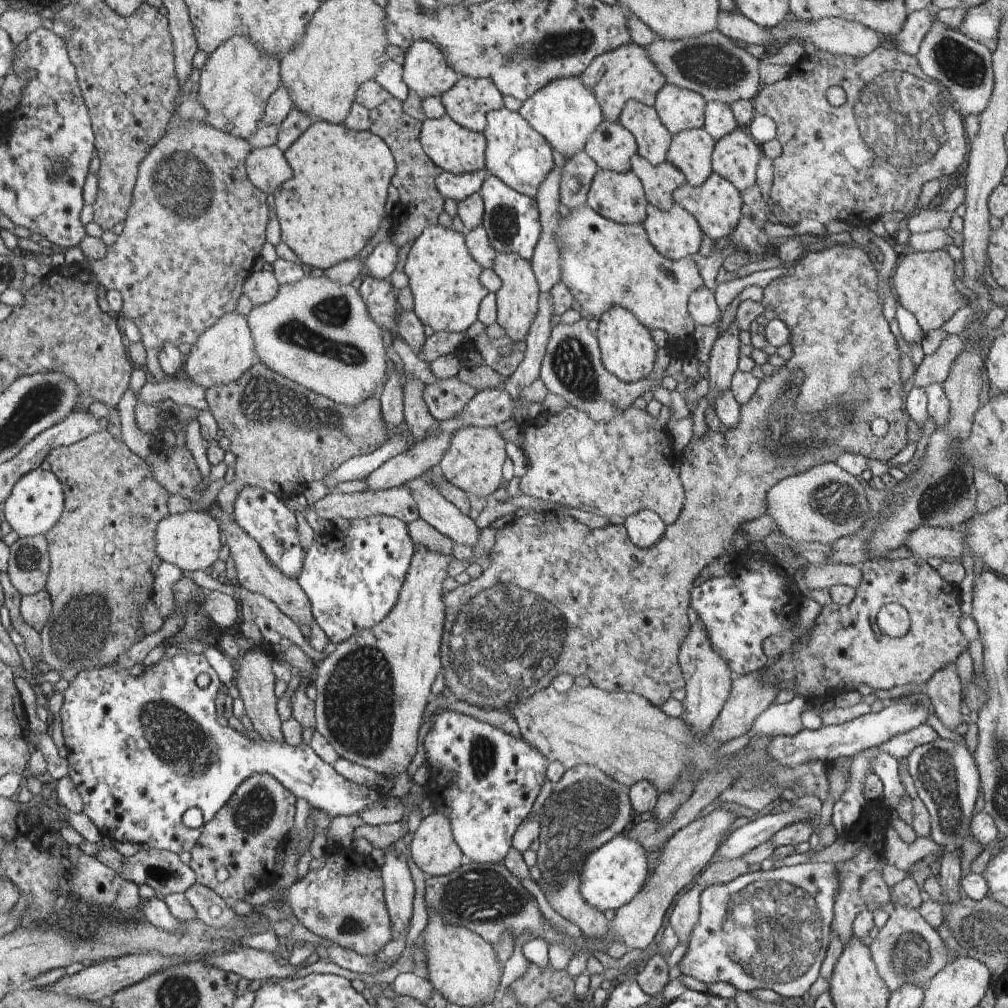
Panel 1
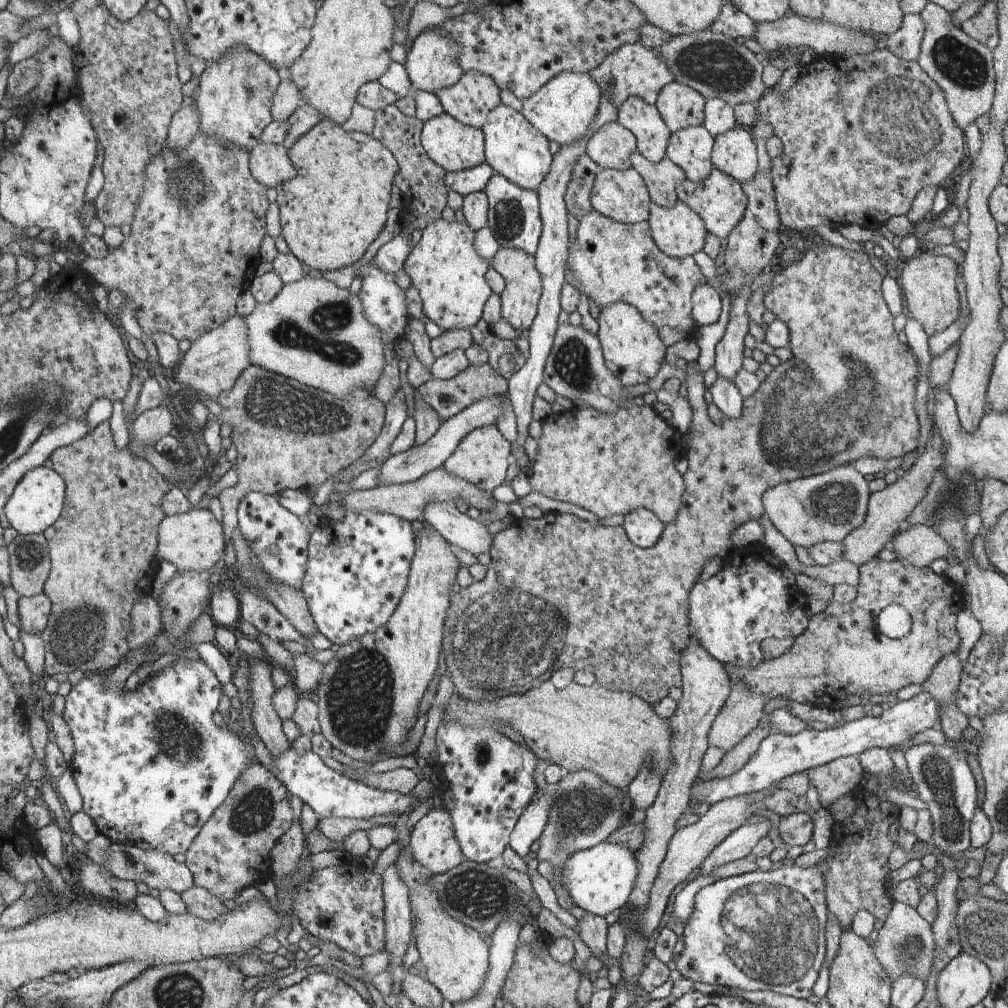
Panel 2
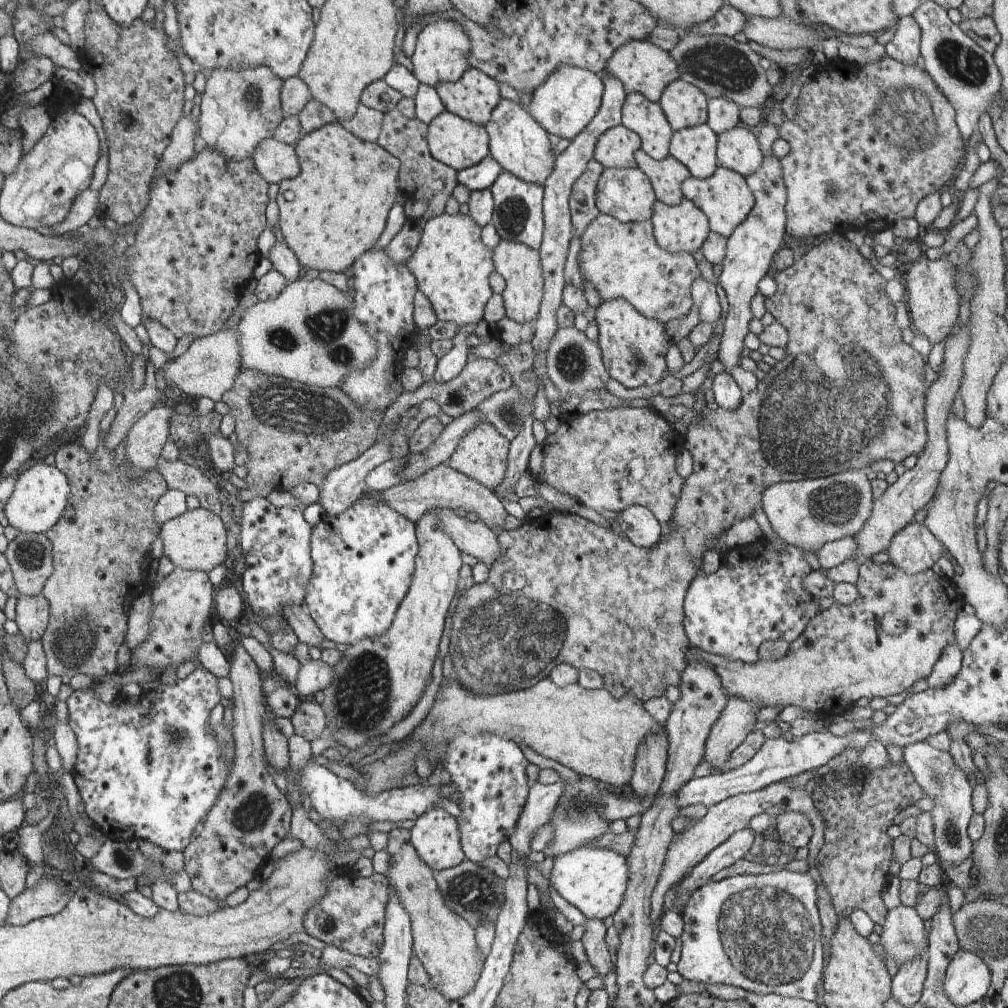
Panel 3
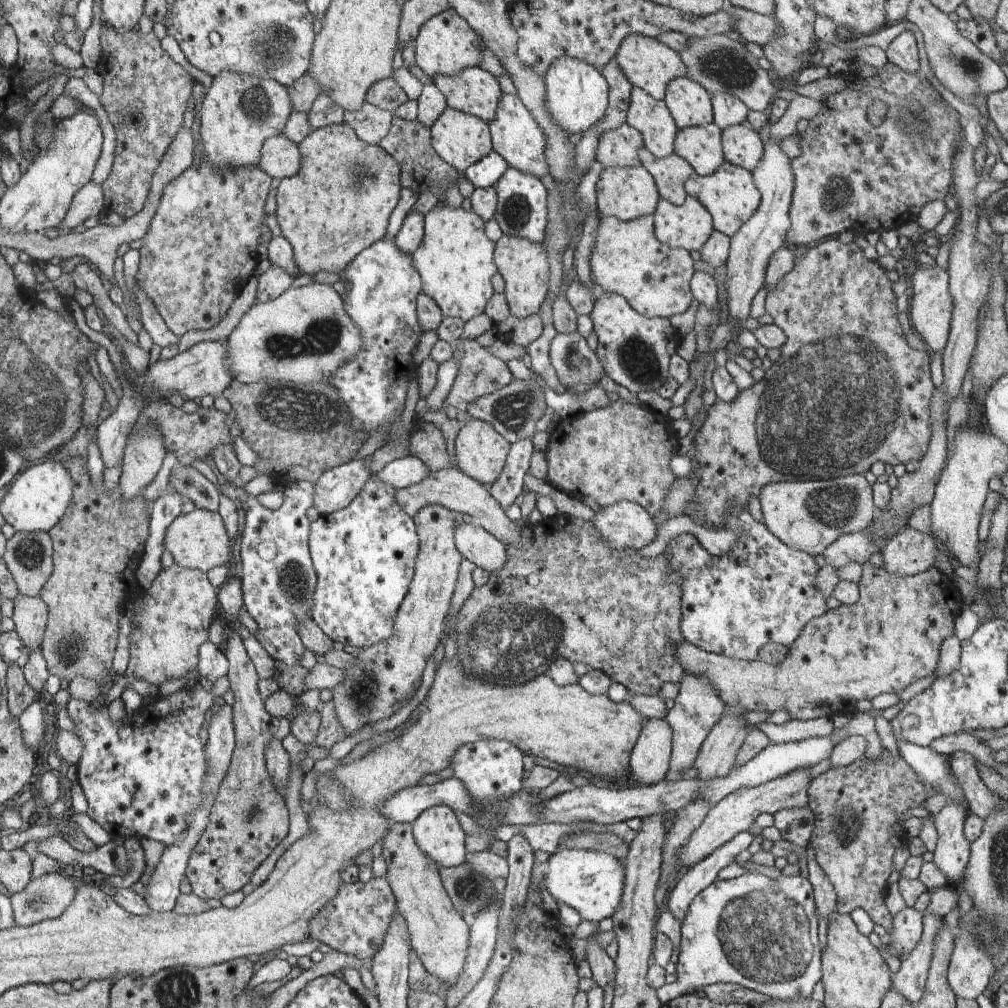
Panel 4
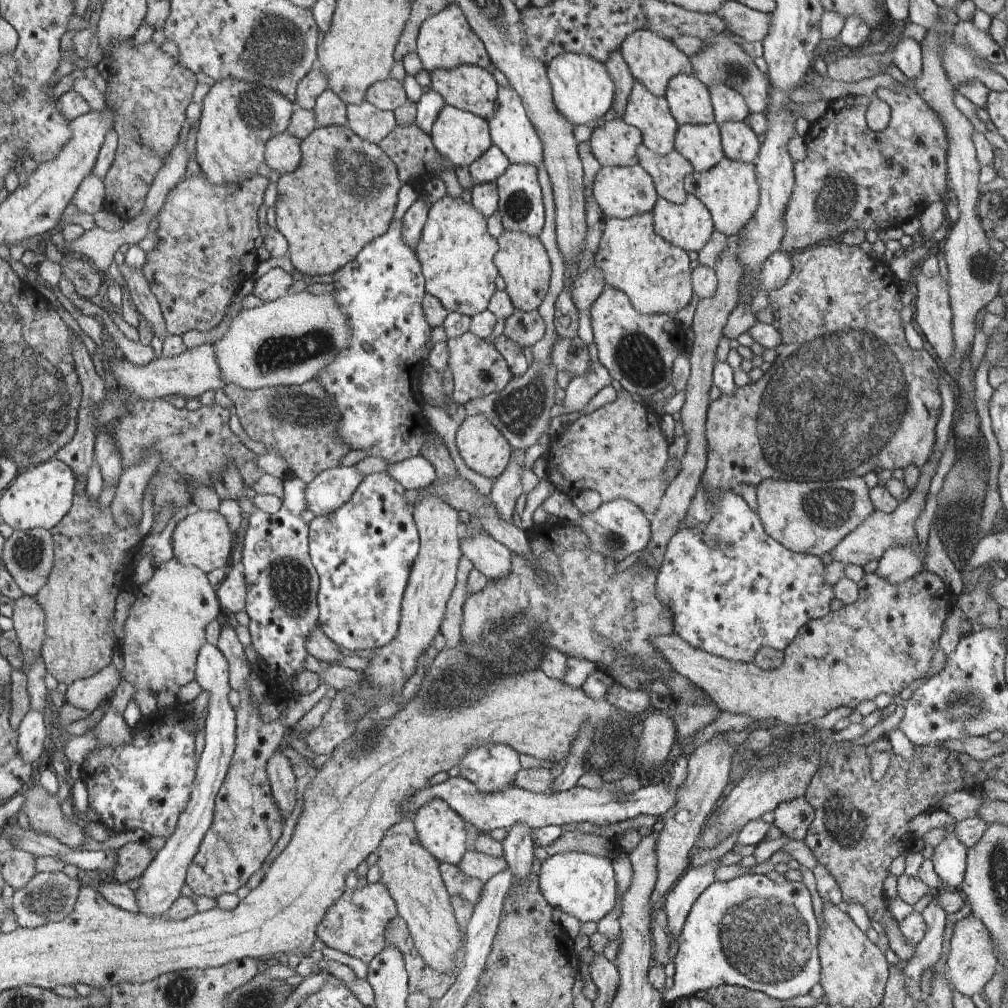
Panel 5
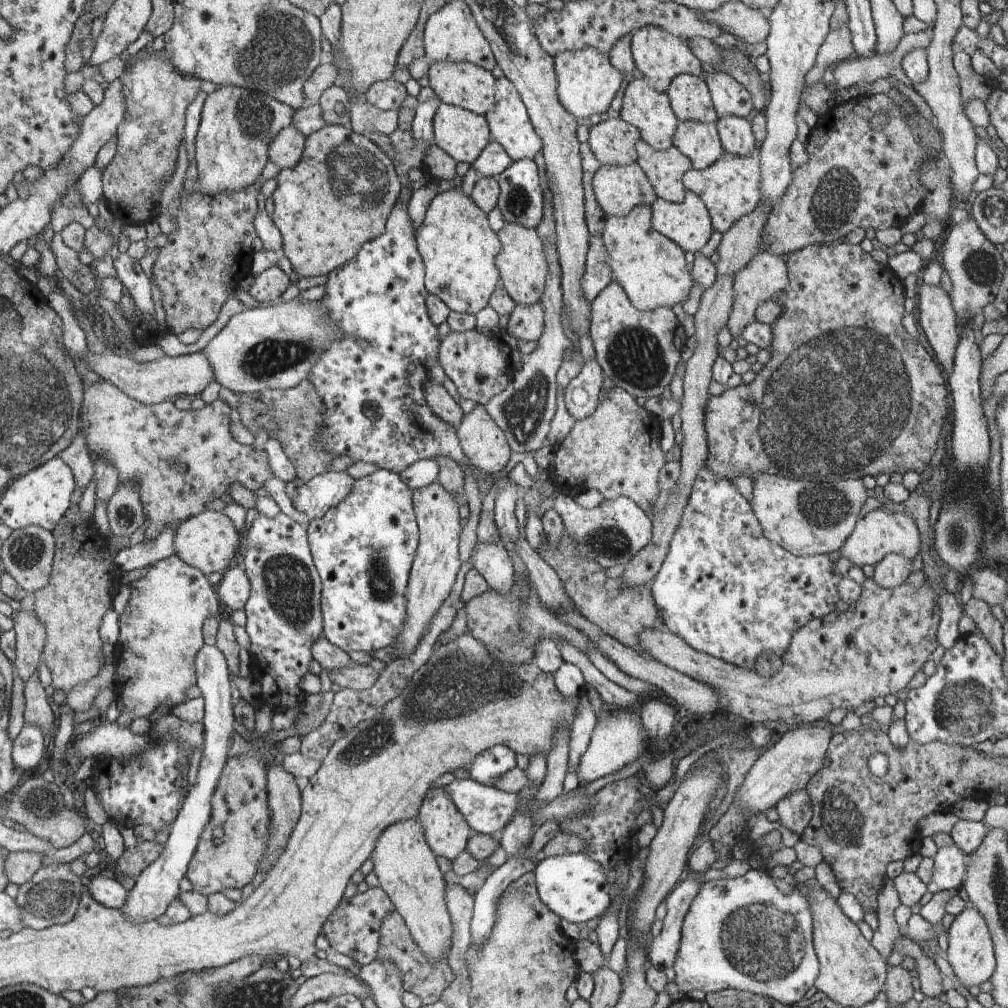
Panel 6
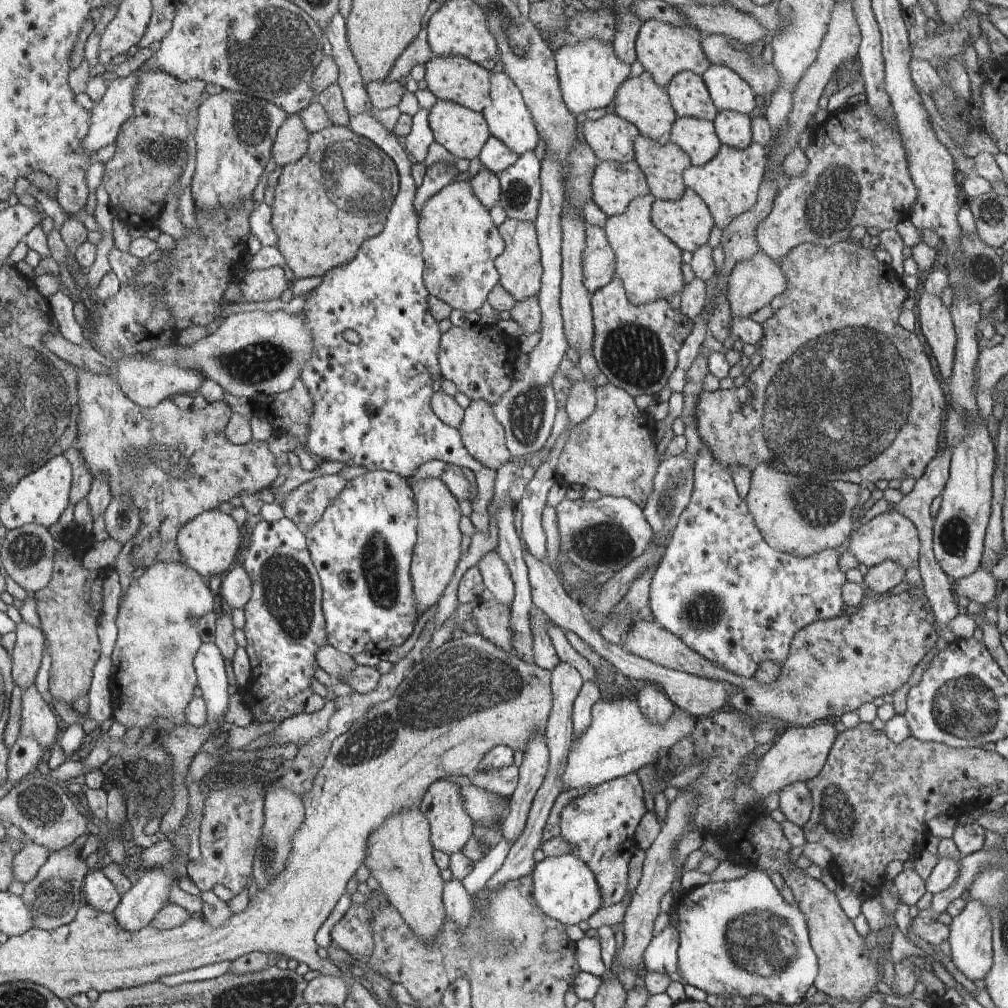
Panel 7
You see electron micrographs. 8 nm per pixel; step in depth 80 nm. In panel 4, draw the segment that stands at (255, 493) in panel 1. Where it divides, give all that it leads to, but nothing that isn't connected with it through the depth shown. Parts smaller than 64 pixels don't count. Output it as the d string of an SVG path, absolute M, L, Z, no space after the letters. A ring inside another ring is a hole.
M289 481L282 485L282 493L284 499L277 510L271 511L261 504L245 508L245 520L239 542L240 564L243 568L240 587L242 606L256 624L255 632L252 634L255 640L269 654L274 664L296 667L303 652L298 624L311 618L314 586L317 584L317 572L314 570L309 551L310 522L305 518L305 510L312 505L312 485L305 481Z

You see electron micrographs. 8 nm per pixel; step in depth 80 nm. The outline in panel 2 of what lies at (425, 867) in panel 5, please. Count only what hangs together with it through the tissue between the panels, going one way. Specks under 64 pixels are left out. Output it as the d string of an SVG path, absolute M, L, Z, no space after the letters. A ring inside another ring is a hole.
M397 843L400 851L394 864L410 888L411 910L415 914L415 946L424 967L424 975L442 999L451 1004L470 1001L482 989L487 973L490 972L489 943L477 931L464 926L443 910L435 890L427 884L431 874L415 862L409 845Z

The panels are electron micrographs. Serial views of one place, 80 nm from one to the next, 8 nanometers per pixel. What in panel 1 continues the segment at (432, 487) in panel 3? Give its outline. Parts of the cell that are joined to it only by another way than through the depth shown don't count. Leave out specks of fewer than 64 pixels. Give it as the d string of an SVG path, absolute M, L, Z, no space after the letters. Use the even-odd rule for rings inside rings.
M403 485L387 490L377 490L377 492L358 491L347 494L334 492L334 494L329 494L329 496L324 496L321 500L316 501L312 508L317 517L325 518L330 522L335 517L342 517L350 521L358 517L386 515L401 519L403 523L407 524L419 517L417 510L415 510L415 502L413 496L411 496L411 490Z

